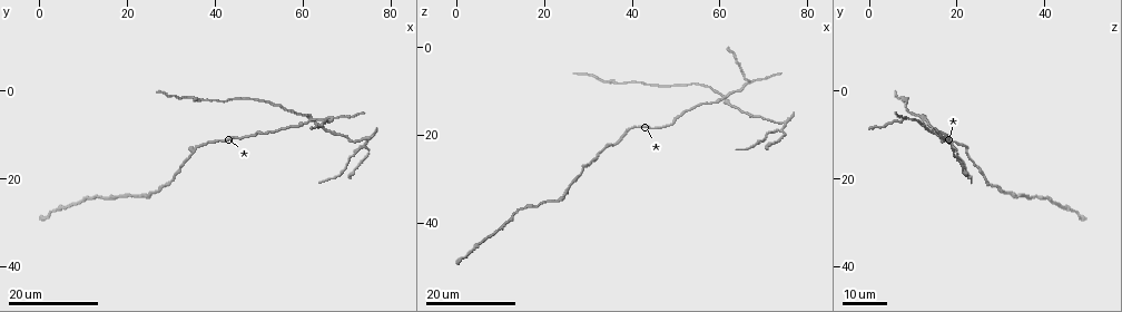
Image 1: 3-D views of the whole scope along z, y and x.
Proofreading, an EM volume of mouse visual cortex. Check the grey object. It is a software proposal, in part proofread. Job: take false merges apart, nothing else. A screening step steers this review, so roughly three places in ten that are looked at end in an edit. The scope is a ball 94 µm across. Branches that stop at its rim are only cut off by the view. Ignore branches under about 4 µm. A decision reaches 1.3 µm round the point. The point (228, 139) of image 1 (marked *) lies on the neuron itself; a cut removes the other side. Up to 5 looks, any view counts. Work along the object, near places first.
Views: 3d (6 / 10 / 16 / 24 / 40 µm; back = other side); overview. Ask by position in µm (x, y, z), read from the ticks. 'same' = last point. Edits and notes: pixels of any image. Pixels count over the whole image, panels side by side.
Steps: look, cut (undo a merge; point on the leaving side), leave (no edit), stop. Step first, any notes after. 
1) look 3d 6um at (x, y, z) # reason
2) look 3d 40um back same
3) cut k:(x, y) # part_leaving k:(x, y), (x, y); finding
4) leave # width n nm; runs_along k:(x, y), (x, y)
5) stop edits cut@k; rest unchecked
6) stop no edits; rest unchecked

look 3d 24um at (74.0, 13.0, 19.5)

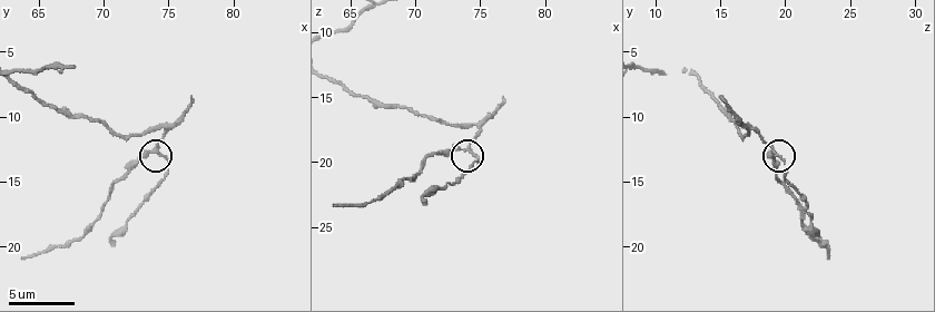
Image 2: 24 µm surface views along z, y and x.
look 3d 6um at (74.0, 12.6, 19.0)

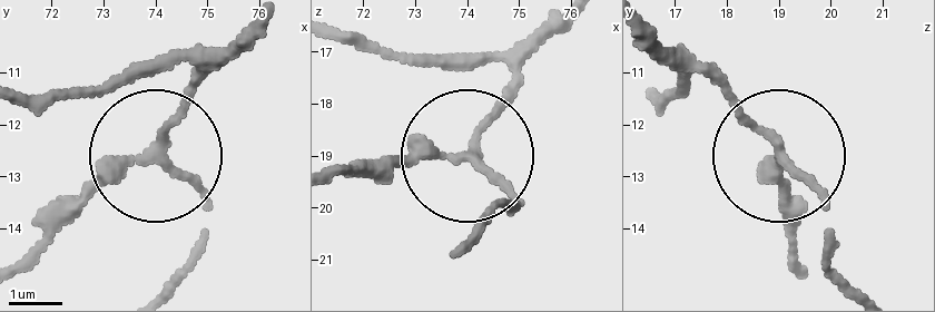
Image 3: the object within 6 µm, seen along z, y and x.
leave # arms 3; one neuron here

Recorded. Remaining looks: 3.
look 3d 16um at (62.0, 6.5, 11.5) # arms part here

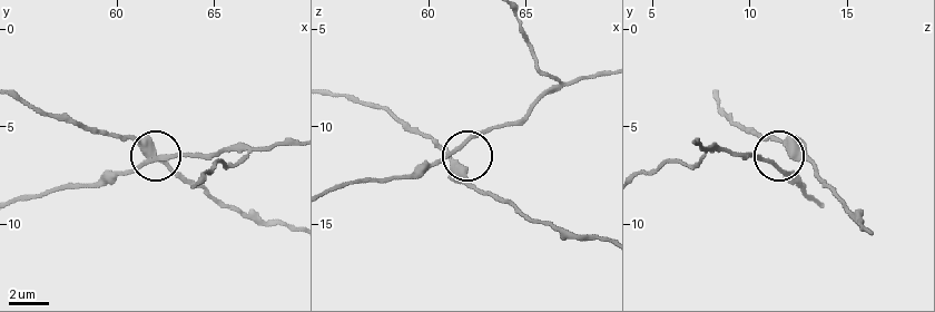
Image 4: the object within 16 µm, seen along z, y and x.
look 3d 10um at (61.6, 6.7, 11.2) # closer look

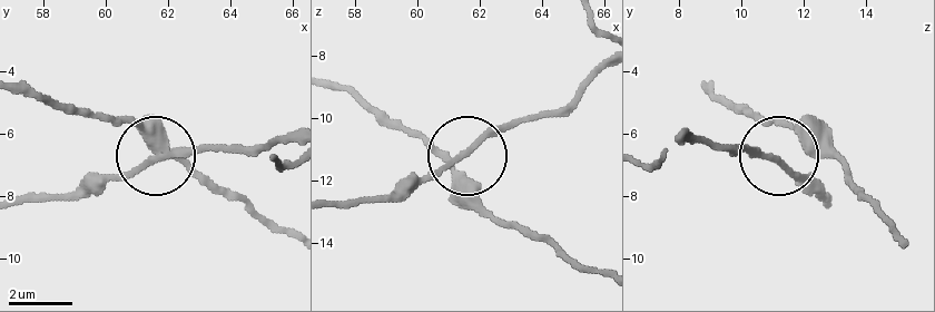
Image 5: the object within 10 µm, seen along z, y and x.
leave # runs_along 5:(22, 202), (87, 194), (158, 157), (227, 146); all the same neuron

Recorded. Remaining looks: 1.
stop no edits; rest unchecked

